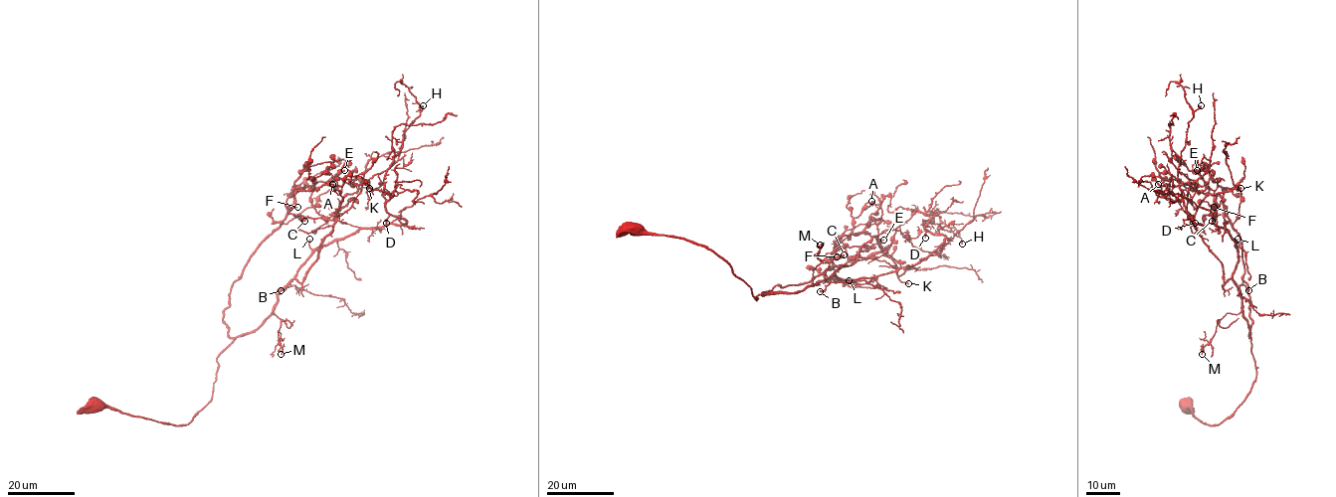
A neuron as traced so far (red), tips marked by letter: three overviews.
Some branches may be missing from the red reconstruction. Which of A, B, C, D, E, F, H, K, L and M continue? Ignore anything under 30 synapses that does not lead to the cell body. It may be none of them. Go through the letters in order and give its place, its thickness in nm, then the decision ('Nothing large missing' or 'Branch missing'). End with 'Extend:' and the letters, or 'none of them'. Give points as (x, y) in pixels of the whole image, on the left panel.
A: Place: (332, 184). Thickness 160 nm. Nothing large missing
B: Place: (281, 290). Thickness 240 nm. Nothing large missing
C: Place: (304, 221). Thickness 500 nm. Nothing large missing
D: Place: (386, 223). Thickness 190 nm. Nothing large missing
E: Place: (344, 170). Thickness 220 nm. Nothing large missing
F: Place: (297, 207). Thickness 150 nm. Nothing large missing
H: Place: (423, 105). Thickness 360 nm. Nothing large missing
K: Place: (369, 188). Thickness 240 nm. Branch missing
L: Place: (309, 239). Thickness 160 nm. Nothing large missing
M: Place: (281, 354). Thickness 110 nm. Nothing large missing
Extend: K

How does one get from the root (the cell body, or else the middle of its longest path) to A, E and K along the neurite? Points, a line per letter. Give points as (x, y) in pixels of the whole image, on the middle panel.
A: (635, 230), (706, 246), (756, 299), (800, 292), (852, 265), (878, 232), (881, 209), (871, 201)
E: (635, 230), (706, 246), (751, 288), (755, 299), (774, 293), (762, 293), (776, 285), (809, 282), (883, 240)
K: (635, 230), (706, 246), (755, 299), (825, 281), (852, 265), (873, 237), (908, 283)

